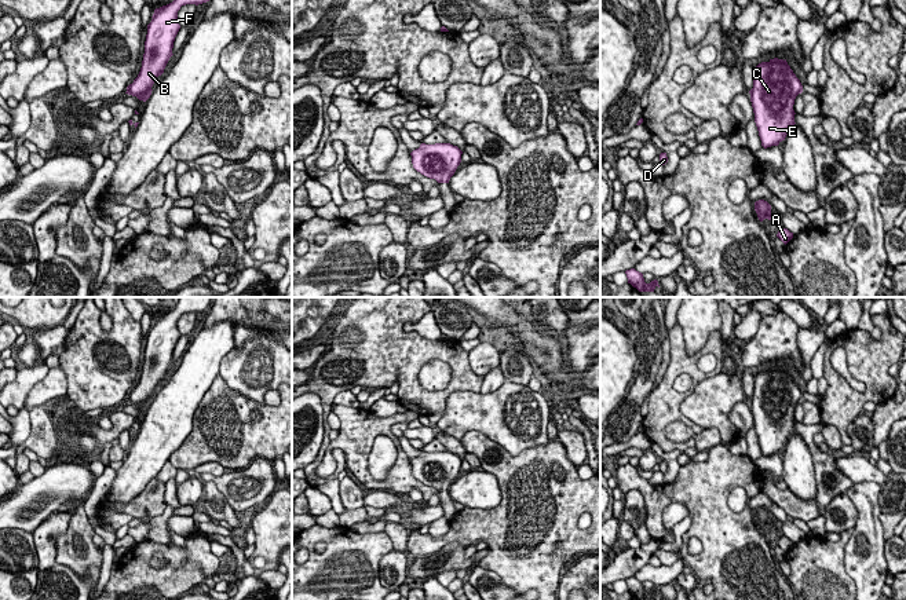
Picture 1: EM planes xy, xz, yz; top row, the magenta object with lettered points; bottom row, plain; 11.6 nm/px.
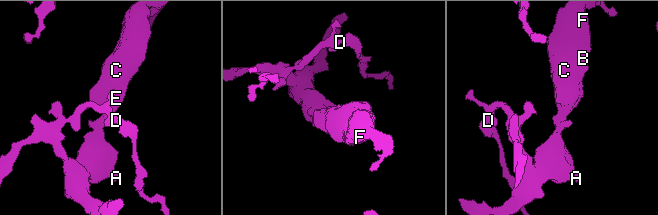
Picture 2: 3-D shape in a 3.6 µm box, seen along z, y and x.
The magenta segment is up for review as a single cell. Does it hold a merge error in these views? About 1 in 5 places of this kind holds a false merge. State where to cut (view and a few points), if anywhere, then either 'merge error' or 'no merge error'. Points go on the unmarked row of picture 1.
no cut | no merge error

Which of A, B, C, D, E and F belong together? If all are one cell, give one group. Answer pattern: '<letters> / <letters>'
A B C D E F

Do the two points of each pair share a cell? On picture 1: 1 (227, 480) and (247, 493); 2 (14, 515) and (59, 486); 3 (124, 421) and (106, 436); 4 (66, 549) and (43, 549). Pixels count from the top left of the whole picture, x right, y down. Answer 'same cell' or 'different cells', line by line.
1: same cell
2: same cell
3: same cell
4: different cells

